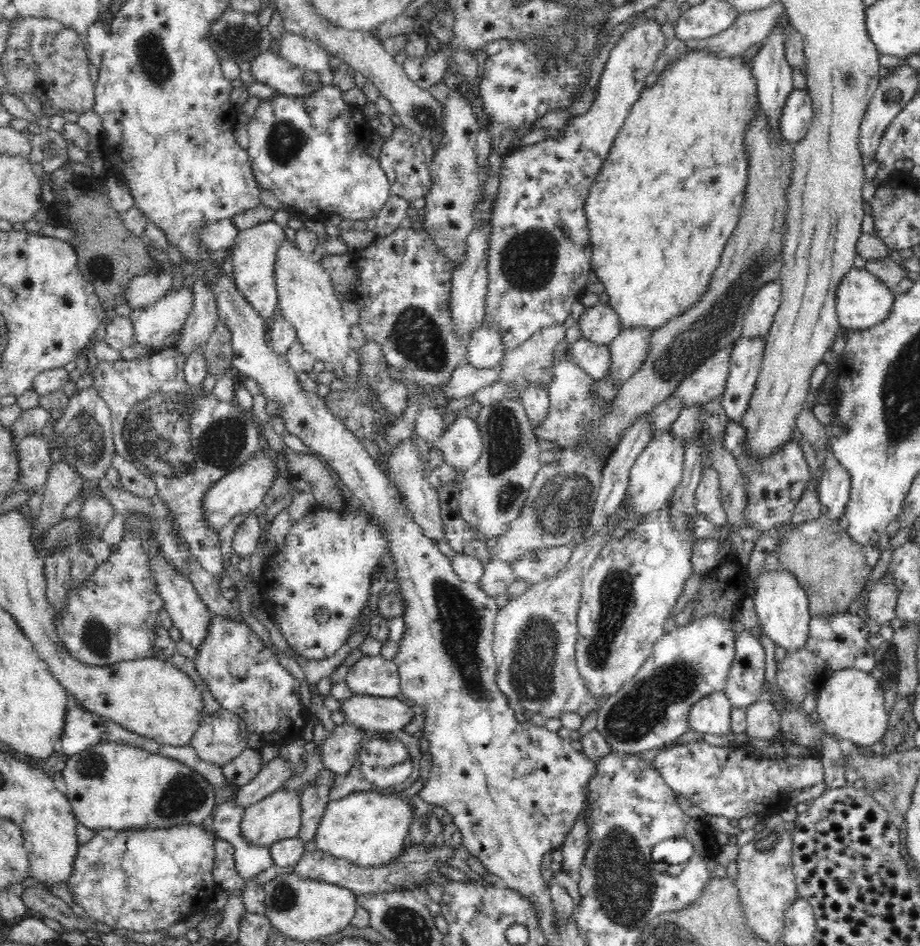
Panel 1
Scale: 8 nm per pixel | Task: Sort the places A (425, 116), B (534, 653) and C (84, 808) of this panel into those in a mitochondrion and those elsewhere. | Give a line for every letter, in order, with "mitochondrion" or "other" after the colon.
A: mitochondrion
B: mitochondrion
C: other

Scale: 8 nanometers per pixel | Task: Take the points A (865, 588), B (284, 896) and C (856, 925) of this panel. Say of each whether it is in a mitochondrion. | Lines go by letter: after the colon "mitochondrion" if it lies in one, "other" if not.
A: other
B: mitochondrion
C: other

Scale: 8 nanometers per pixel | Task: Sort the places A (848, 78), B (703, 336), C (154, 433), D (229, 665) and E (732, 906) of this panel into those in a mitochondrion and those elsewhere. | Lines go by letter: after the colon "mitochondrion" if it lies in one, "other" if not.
A: mitochondrion
B: mitochondrion
C: mitochondrion
D: mitochondrion
E: other

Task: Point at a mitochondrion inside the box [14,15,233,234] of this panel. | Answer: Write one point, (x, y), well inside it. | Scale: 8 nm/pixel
(153, 61)

